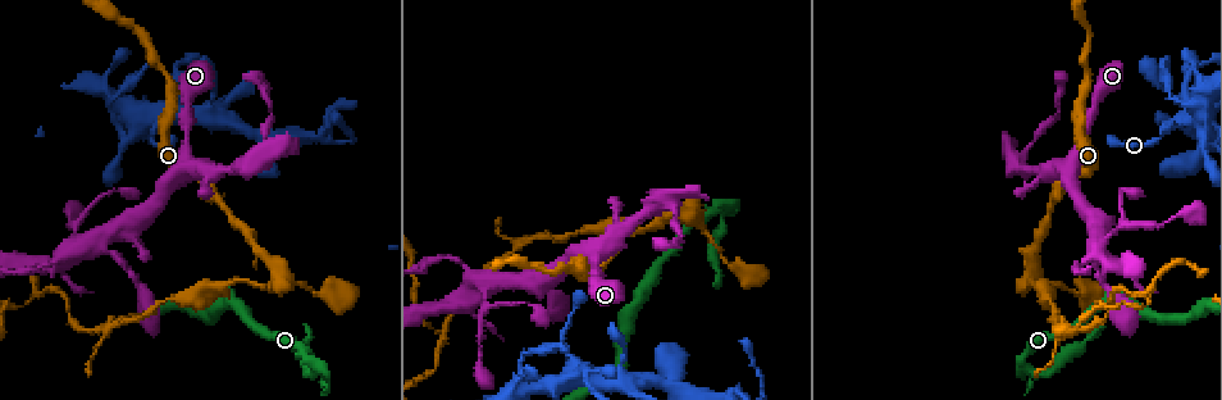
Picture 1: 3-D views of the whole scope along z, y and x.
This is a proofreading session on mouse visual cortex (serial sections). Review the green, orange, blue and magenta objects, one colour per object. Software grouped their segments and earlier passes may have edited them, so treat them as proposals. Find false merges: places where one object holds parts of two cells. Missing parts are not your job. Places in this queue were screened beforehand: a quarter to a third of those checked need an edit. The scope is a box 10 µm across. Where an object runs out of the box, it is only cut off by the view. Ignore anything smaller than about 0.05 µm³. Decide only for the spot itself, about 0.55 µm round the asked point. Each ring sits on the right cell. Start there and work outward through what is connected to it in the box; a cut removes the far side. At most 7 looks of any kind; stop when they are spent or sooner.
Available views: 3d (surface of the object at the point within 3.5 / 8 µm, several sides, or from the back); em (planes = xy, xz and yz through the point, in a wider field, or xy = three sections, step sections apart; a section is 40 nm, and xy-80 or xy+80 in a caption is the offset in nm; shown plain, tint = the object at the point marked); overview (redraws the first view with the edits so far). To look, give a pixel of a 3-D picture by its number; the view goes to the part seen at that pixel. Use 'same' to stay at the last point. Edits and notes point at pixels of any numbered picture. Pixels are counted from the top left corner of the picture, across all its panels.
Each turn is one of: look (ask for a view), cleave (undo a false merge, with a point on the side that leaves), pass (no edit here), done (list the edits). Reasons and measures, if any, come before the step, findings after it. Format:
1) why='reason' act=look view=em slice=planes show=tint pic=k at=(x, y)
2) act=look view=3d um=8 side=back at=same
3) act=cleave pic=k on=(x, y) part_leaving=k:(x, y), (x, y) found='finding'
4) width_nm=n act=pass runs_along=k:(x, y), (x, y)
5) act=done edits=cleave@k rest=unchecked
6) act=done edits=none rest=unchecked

why='narrows sharply' act=look view=3d um=8 pic=1 at=(261, 158)

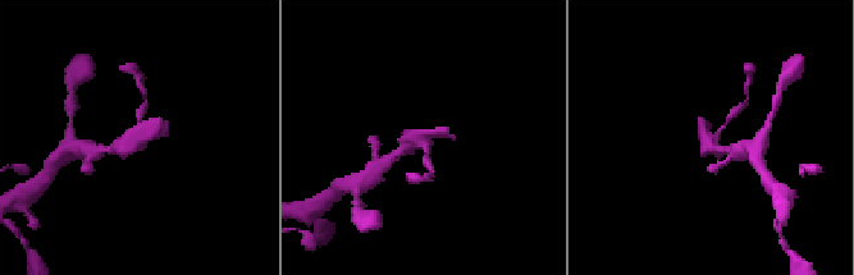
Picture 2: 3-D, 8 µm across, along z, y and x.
act=look view=3d um=3.5 side=back at=same

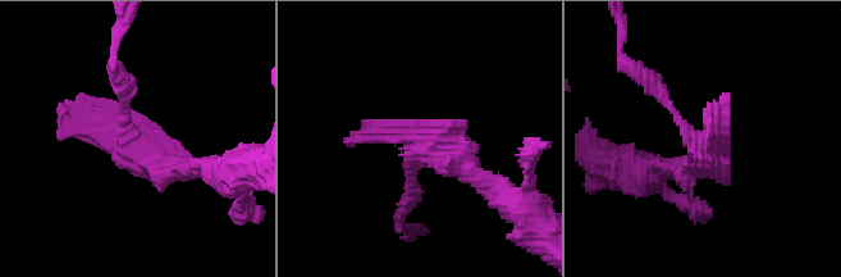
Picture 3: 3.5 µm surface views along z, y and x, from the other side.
why='shape alone is not enough' act=look view=em slice=xy step=3 show=tint pic=3 at=(136, 148)

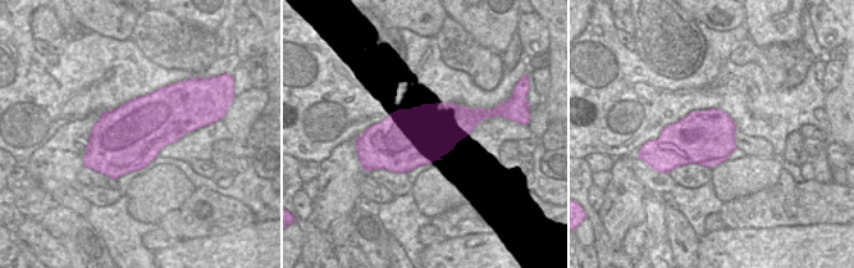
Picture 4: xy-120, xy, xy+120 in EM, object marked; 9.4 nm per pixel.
width_nm=550 act=pass runs_along=3:(205, 168), (131, 141), (123, 82) found='one cell here'

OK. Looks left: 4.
why='sharp bend' act=look view=3d um=3.5 pic=1 at=(1040, 375)

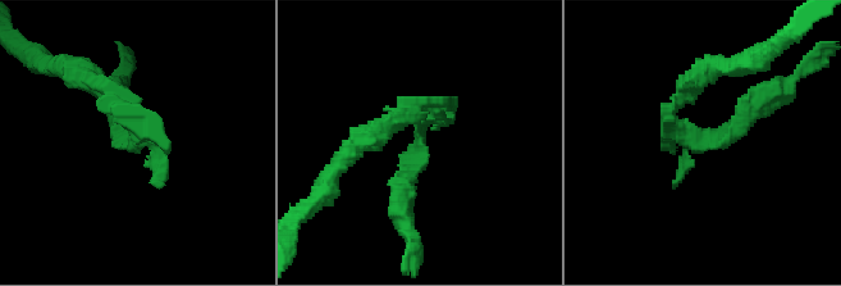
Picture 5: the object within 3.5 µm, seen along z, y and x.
why='shape alone is not enough' act=look view=em slice=xy step=2 show=tint pic=5 at=(132, 141)

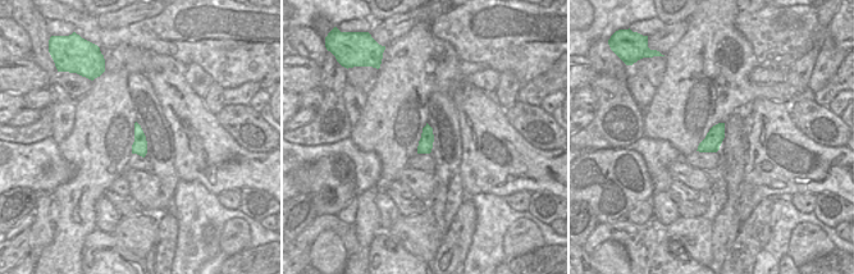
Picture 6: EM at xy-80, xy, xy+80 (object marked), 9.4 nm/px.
width_nm=140 act=cleave pic=5 on=(123, 142) part_leaving=5:(677, 125), (722, 140), (768, 96) found='a second cell is stuck on'

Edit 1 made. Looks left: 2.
act=done edits=cleave@5 rest=unchecked

